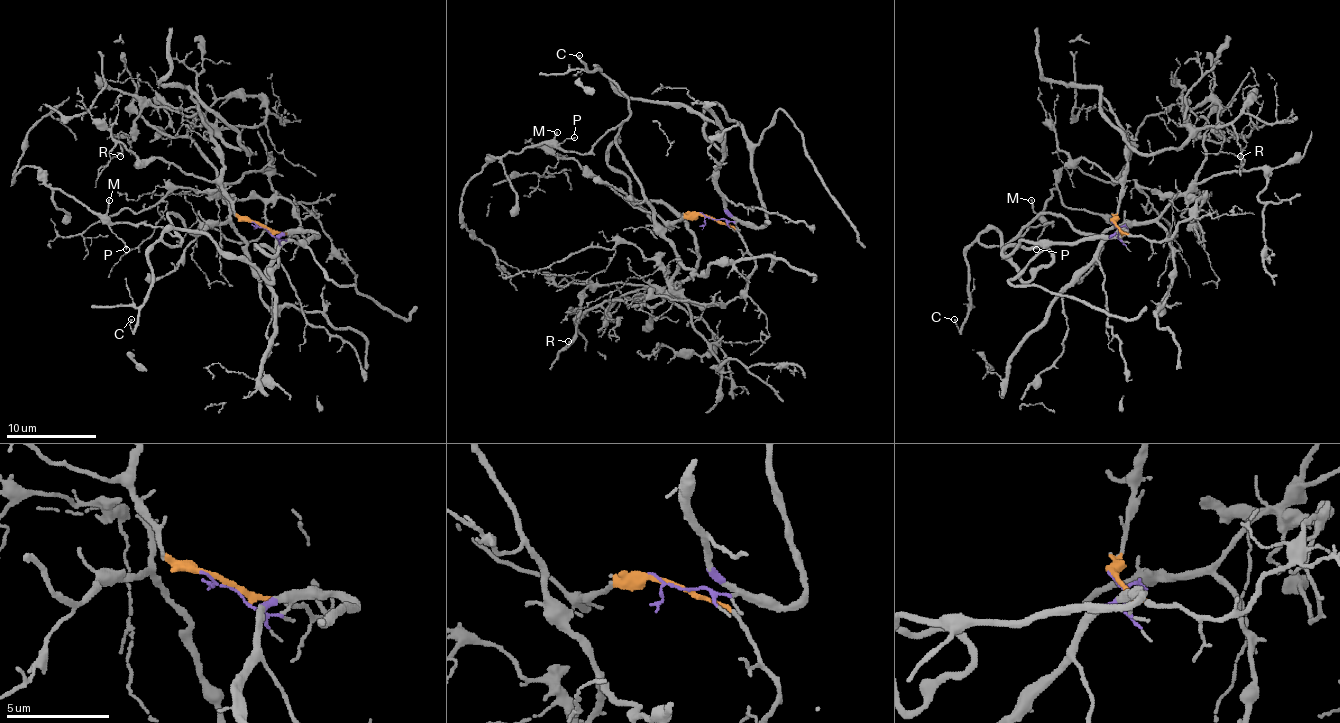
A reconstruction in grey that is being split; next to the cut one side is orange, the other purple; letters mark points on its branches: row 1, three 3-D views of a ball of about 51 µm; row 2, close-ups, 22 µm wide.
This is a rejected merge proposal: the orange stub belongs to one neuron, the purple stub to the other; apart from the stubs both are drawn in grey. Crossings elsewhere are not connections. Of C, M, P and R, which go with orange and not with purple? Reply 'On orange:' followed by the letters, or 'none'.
On orange: R

